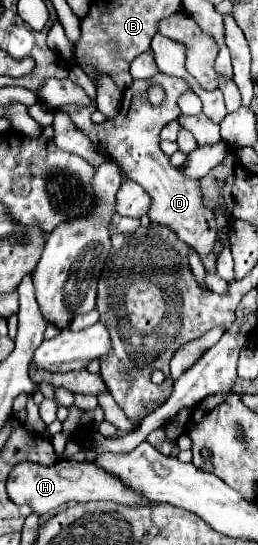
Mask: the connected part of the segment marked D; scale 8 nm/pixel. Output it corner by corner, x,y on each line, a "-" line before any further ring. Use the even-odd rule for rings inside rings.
158,73
150,80
134,80
132,86
126,88
124,104
120,106
120,114
116,116
116,120
108,120
108,122
102,122
102,124
92,124
90,114
96,108
94,104
92,106
68,104
68,106
62,106
60,110
70,114
72,122
92,140
92,144
100,152
110,154
120,164
120,168
124,172
128,172
128,178
138,182
150,194
150,198
152,198
152,206
148,210
150,220
172,228
188,246
192,246
198,254
204,256
212,250
212,246
216,242
214,212
204,206
202,190
198,186
198,180
186,178
180,168
170,164
170,158
158,146
160,130
168,122
172,122
180,116
176,100
186,90
188,90
188,84
184,82
184,79
-
154,84
162,86
164,92
166,92
166,98
160,106
150,106
150,102
146,100
146,90

